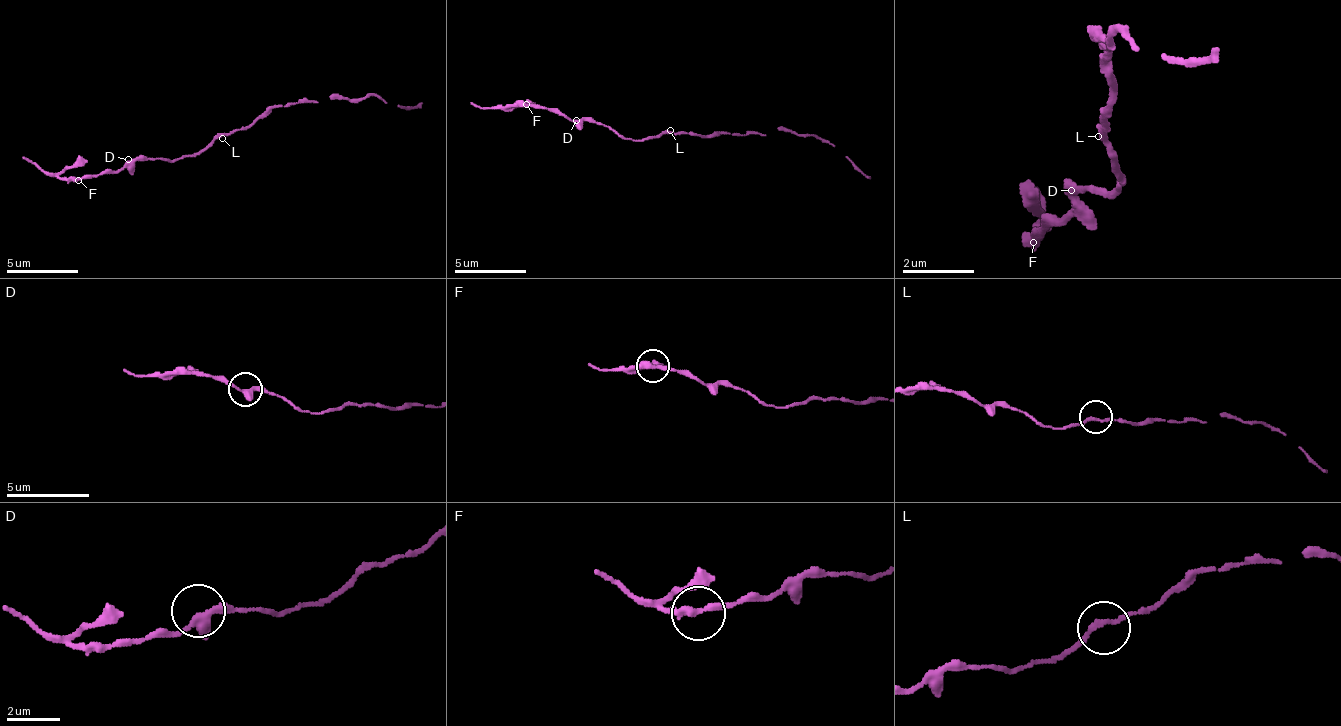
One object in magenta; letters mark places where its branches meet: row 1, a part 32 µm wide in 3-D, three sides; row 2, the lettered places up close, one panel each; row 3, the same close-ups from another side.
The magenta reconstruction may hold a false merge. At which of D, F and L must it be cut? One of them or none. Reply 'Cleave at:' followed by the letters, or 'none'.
Cleave at: none

